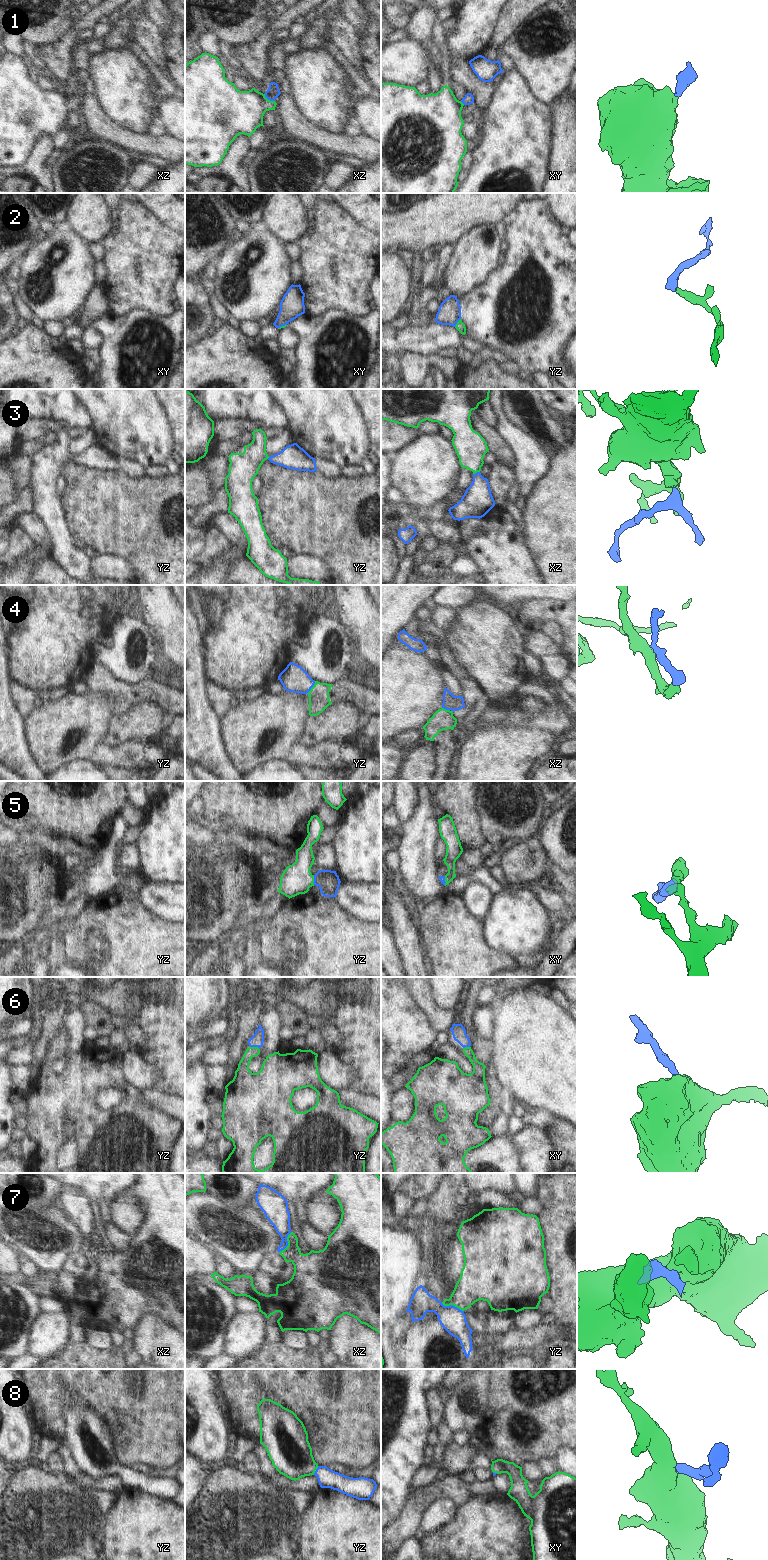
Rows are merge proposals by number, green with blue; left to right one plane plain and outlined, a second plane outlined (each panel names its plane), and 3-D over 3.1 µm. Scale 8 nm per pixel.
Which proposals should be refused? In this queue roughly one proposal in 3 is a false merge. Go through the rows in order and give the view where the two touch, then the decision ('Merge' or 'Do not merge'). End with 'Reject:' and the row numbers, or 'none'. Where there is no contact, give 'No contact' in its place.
1: Touches green in xz. Merge
2: Touches green in yz. Do not merge
3: Touches green in xz. Merge
4: Touches green in yz. Merge
5: Touches green in yz. Merge
6: Touches green in yz. Merge
7: Touches green in yz. Do not merge
8: Touches green in yz. Merge
Reject: 2, 7.

